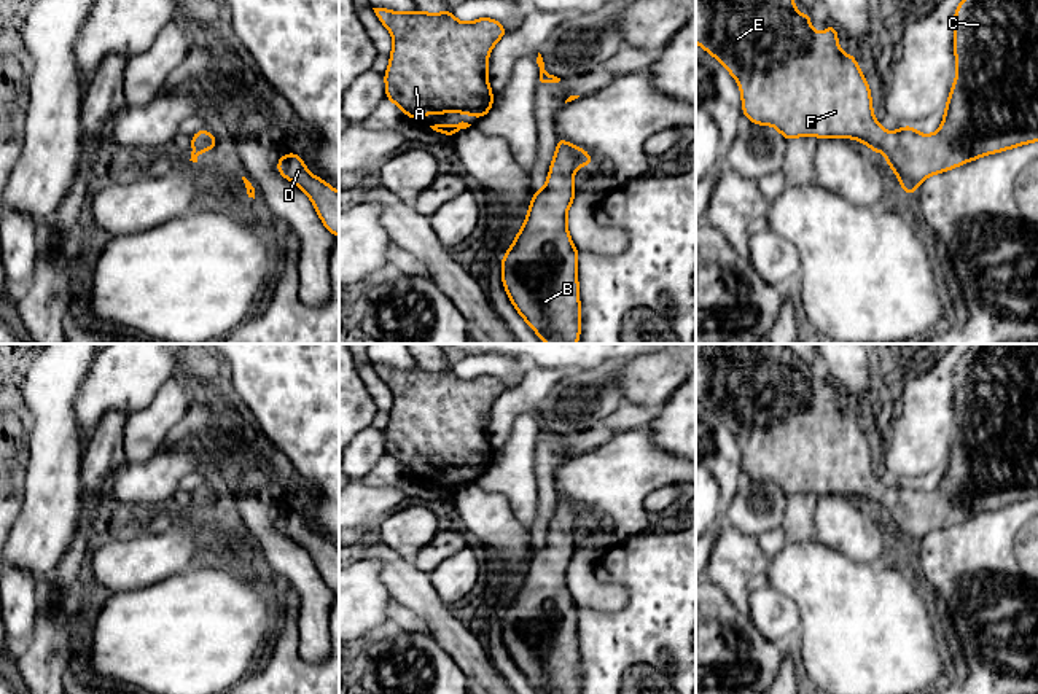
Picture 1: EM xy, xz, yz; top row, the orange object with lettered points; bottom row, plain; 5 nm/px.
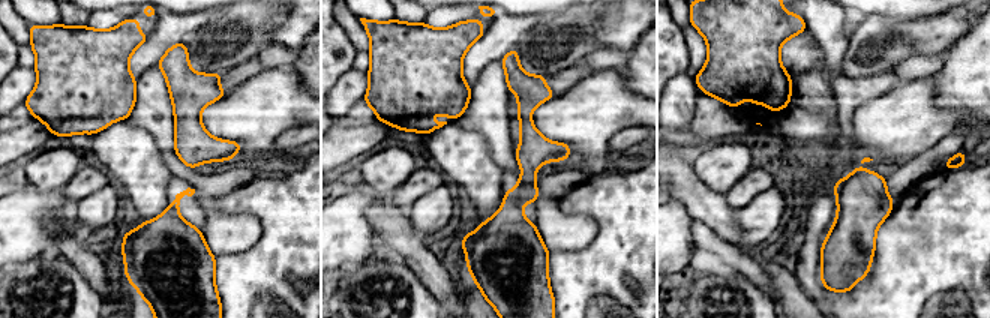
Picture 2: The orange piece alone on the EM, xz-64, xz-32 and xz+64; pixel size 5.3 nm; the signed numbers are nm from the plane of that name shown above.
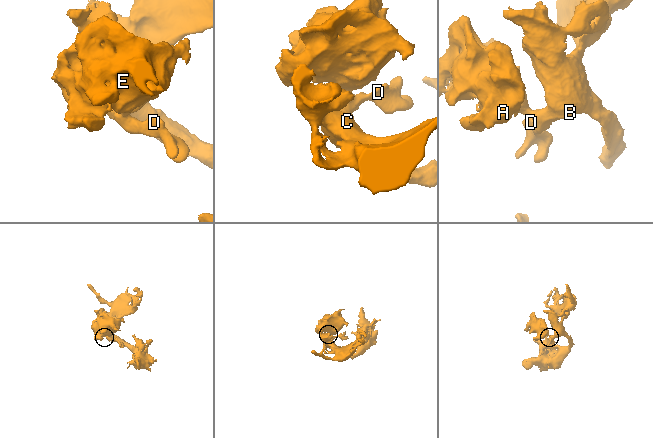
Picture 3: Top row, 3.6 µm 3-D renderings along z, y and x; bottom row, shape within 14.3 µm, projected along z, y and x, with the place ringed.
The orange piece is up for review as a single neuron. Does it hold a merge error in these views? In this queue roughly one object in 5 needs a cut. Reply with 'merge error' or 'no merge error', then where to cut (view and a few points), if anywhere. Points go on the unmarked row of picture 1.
no merge error | no cut

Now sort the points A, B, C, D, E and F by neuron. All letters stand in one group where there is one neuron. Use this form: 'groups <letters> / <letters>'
groups A B C D E F

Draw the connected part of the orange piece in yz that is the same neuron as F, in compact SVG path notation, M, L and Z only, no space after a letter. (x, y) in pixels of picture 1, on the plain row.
M696 344L696 400L718 415L736 435L742 450L743 473L747 473L753 481L771 481L785 493L785 497L806 492L817 495L857 495L868 501L874 509L880 508L887 513L885 519L899 535L906 552L911 552L920 543L920 540L933 530L942 530L985 511L1000 509L1038 497L1038 344L971 344L968 352L960 358L954 371L954 409L957 433L949 449L942 481L938 489L928 492L917 489L912 482L903 482L895 489L885 489L882 485L880 479L872 471L871 446L860 428L857 415L852 411L844 411L839 404L837 385L828 379L828 385L821 392L817 390L810 384L812 371L799 371L794 365L794 357L796 355L785 344L759 344L758 352L755 352L750 344Z

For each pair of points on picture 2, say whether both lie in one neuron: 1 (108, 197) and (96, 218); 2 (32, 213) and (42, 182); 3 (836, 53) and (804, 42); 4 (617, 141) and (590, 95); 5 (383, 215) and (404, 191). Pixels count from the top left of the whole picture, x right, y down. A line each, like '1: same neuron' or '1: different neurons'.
1: same neuron
2: different neurons
3: different neurons
4: different neurons
5: different neurons

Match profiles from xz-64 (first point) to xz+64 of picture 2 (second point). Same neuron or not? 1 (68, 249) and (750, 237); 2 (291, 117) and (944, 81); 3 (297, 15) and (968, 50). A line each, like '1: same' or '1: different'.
1: different
2: different
3: different

